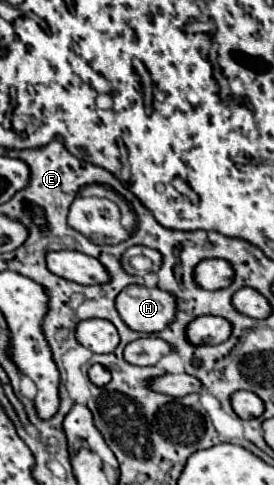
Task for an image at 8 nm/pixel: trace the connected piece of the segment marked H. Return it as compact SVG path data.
M129 286L117 296L117 310L135 332L159 332L175 320L177 300L161 288Z

